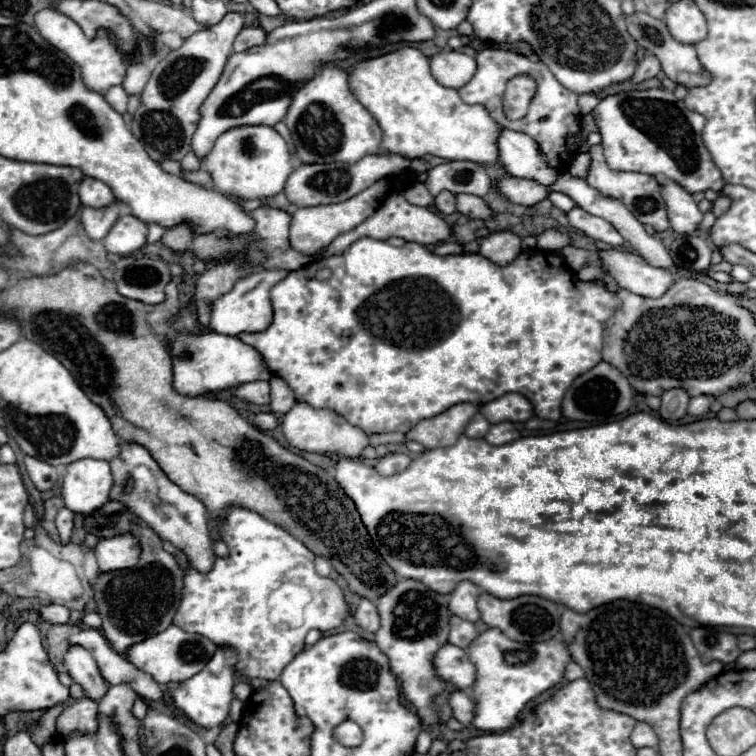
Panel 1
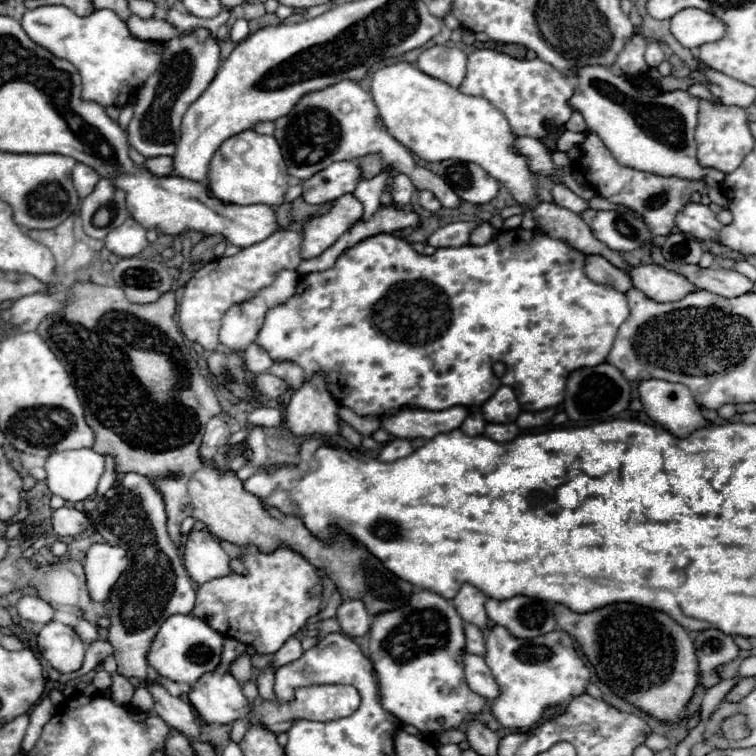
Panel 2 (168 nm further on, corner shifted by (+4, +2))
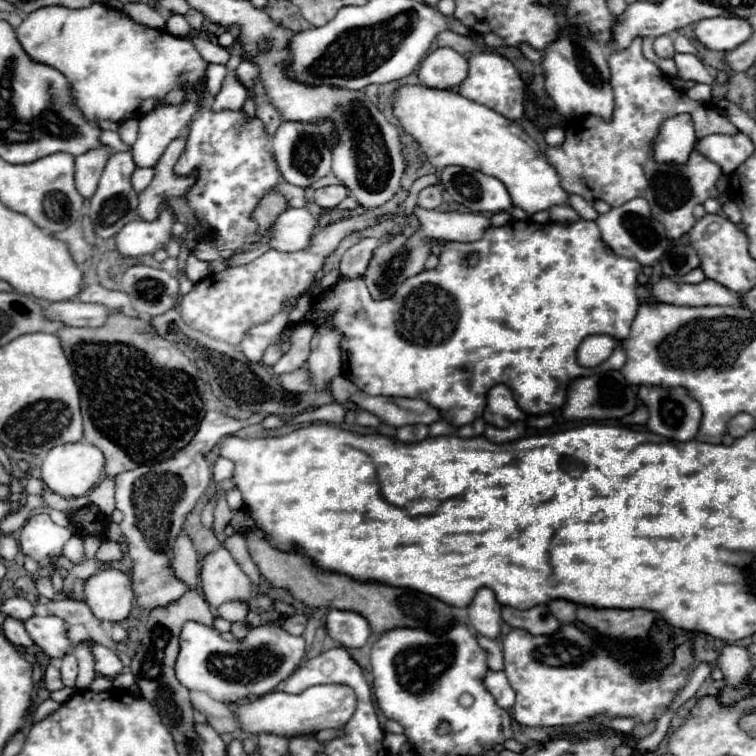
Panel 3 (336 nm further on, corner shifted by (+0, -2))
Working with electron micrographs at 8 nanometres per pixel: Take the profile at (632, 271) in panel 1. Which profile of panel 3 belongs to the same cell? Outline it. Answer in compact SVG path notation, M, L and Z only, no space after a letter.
M667 276L659 278L651 286L651 296L657 302L663 304L675 304L675 306L707 306L707 304L739 304L741 294L729 292L729 288L721 288L715 280L703 280L699 284L687 284L687 282L675 282Z

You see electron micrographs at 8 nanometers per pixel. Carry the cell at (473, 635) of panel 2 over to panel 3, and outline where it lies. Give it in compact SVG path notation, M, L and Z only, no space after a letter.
M477 636L477 642L487 654L487 666L491 670L503 670L503 652L501 652L499 642L491 640L491 638L485 638L485 636Z

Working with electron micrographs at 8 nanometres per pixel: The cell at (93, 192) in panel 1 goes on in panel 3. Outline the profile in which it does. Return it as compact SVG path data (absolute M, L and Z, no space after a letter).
M103 146L99 150L89 150L75 158L75 186L81 196L85 198L93 196L109 156L111 156L111 148Z

